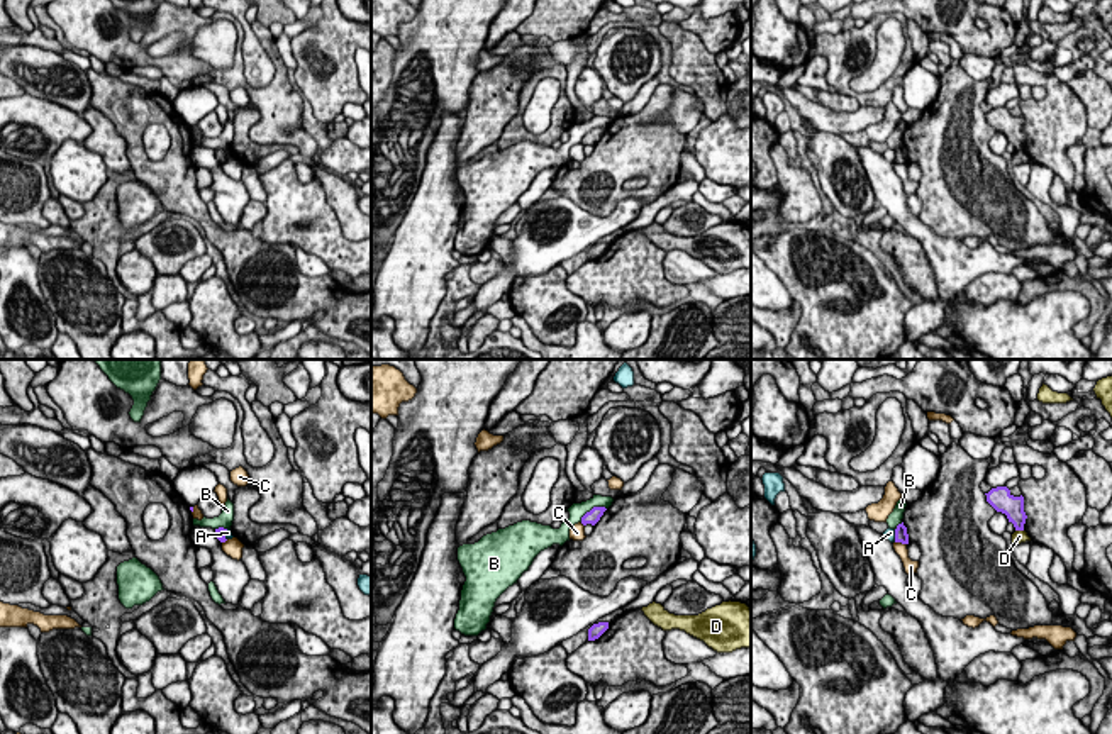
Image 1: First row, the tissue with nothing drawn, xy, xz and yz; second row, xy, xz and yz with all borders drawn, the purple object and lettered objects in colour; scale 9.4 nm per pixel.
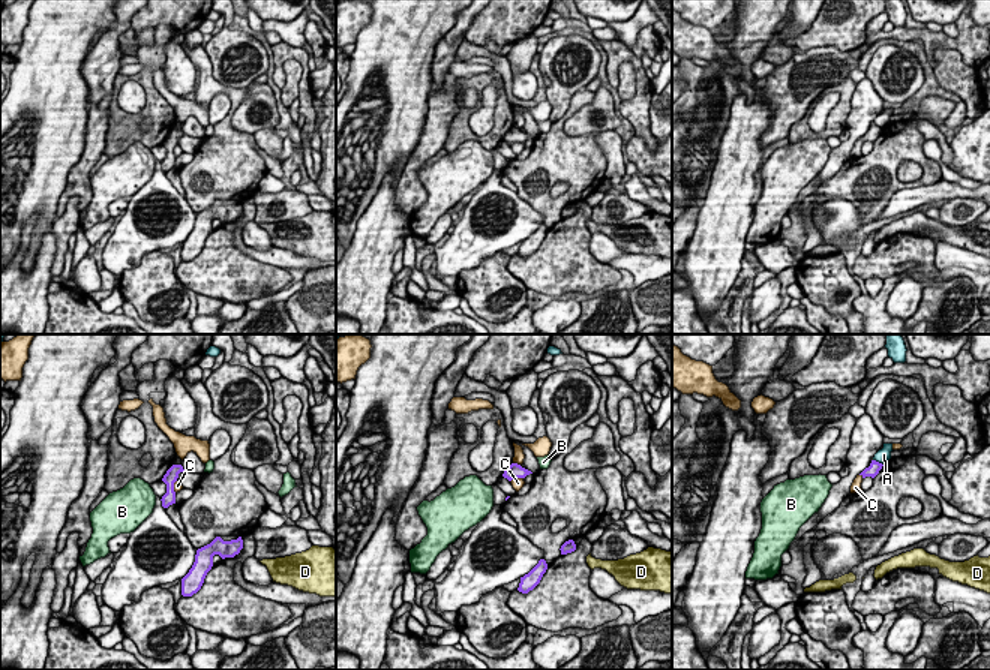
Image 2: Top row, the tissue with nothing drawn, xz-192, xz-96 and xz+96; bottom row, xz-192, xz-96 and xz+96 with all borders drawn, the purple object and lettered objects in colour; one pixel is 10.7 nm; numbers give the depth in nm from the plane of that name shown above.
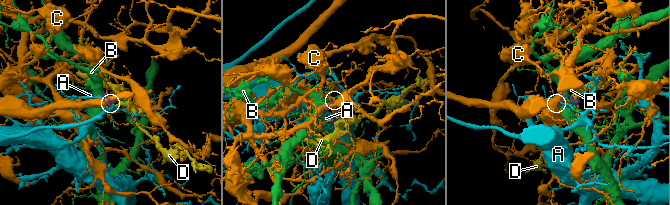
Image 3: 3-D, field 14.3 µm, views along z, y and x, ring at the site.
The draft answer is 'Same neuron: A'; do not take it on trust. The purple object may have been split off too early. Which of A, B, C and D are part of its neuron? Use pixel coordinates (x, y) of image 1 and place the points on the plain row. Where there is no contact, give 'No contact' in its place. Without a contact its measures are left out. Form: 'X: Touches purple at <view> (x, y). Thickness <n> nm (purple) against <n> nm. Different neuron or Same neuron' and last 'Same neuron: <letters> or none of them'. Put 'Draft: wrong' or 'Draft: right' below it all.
A: Touches purple at yz (895, 156). Thickness 130 nm (purple) against 100 nm. Different neuron
B: Touches purple at xz (594, 127). Thickness 130 nm (purple) against 160 nm. Different neuron
C: Touches purple at yz (900, 161). Thickness 130 nm (purple) against 120 nm. Different neuron
D: Touches purple at yz (1019, 150). Thickness 200 nm (purple) against 130 nm. Different neuron
Same neuron: none of them
Draft: wrong

